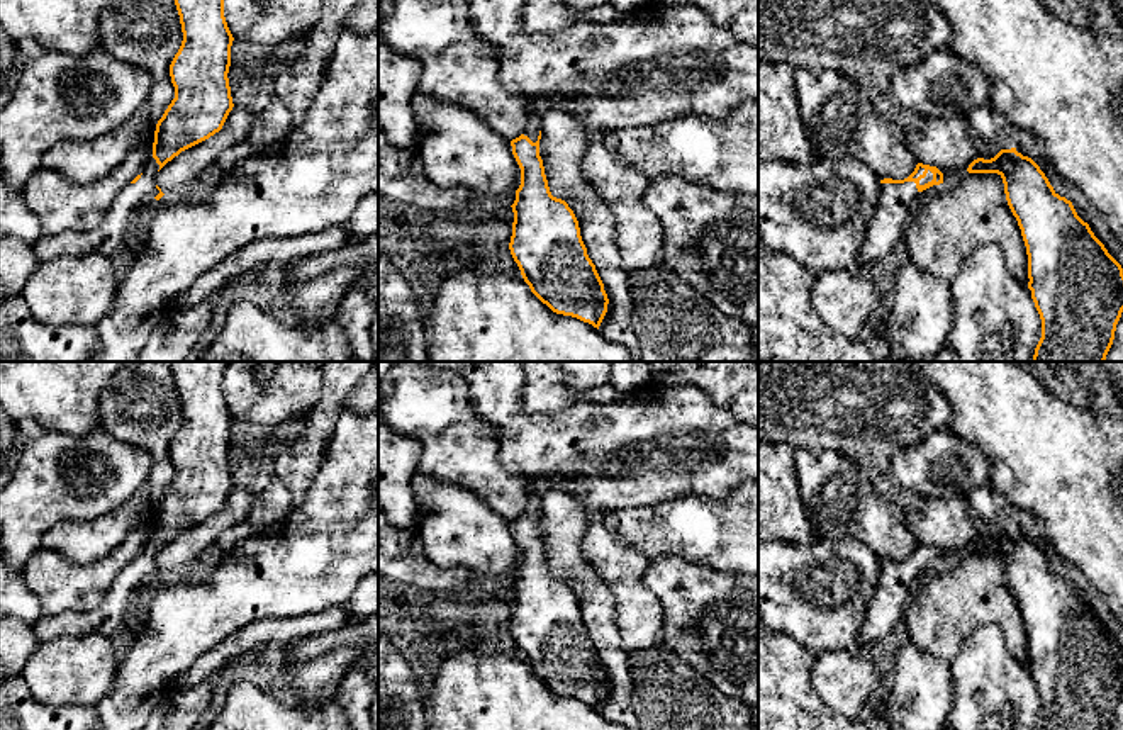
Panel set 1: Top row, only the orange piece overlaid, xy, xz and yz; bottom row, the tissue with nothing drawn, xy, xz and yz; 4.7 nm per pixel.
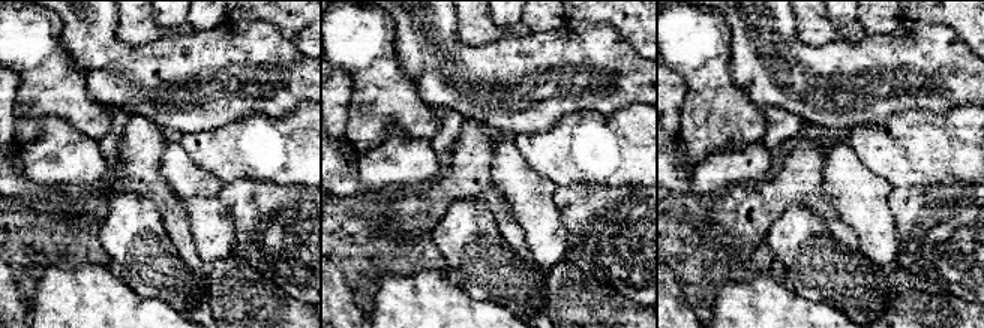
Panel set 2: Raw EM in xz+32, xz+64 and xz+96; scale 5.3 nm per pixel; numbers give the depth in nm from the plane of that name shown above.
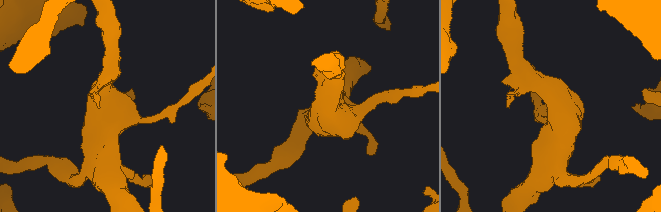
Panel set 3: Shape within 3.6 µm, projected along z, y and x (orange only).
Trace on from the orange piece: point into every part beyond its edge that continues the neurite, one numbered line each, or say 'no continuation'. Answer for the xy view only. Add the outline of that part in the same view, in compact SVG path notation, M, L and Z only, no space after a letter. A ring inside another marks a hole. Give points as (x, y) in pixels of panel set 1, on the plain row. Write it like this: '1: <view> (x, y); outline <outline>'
1: xy (133, 584); outline M151 536L141 559L136 564L127 564L115 576L98 608L88 613L66 611L41 616L32 623L39 645L59 637L81 637L92 632L119 638L126 628L127 615L144 603L158 584L154 579L159 574L156 569L158 550L159 545Z

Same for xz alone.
1: xz (531, 511); outline M531 491L531 499L528 508L522 513L524 516L528 516L533 523L538 521L539 516L539 499L536 497L536 494Z

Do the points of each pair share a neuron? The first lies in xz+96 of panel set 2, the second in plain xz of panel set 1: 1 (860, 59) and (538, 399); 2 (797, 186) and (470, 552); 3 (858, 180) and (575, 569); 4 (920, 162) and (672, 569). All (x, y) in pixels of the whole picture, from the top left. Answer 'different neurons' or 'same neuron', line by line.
1: different neurons
2: different neurons
3: different neurons
4: different neurons

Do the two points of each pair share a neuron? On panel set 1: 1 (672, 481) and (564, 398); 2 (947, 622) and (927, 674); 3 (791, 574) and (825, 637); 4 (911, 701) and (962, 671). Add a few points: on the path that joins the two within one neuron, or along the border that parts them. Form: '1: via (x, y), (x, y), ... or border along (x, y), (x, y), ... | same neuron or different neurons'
1: border along (613, 399), (577, 401), (558, 415), (535, 415) | different neurons
2: border along (903, 632), (921, 649), (949, 664) | different neurons
3: via (806, 589), (823, 606), (825, 622) | same neuron
4: border along (949, 664), (952, 678), (950, 712) | different neurons

